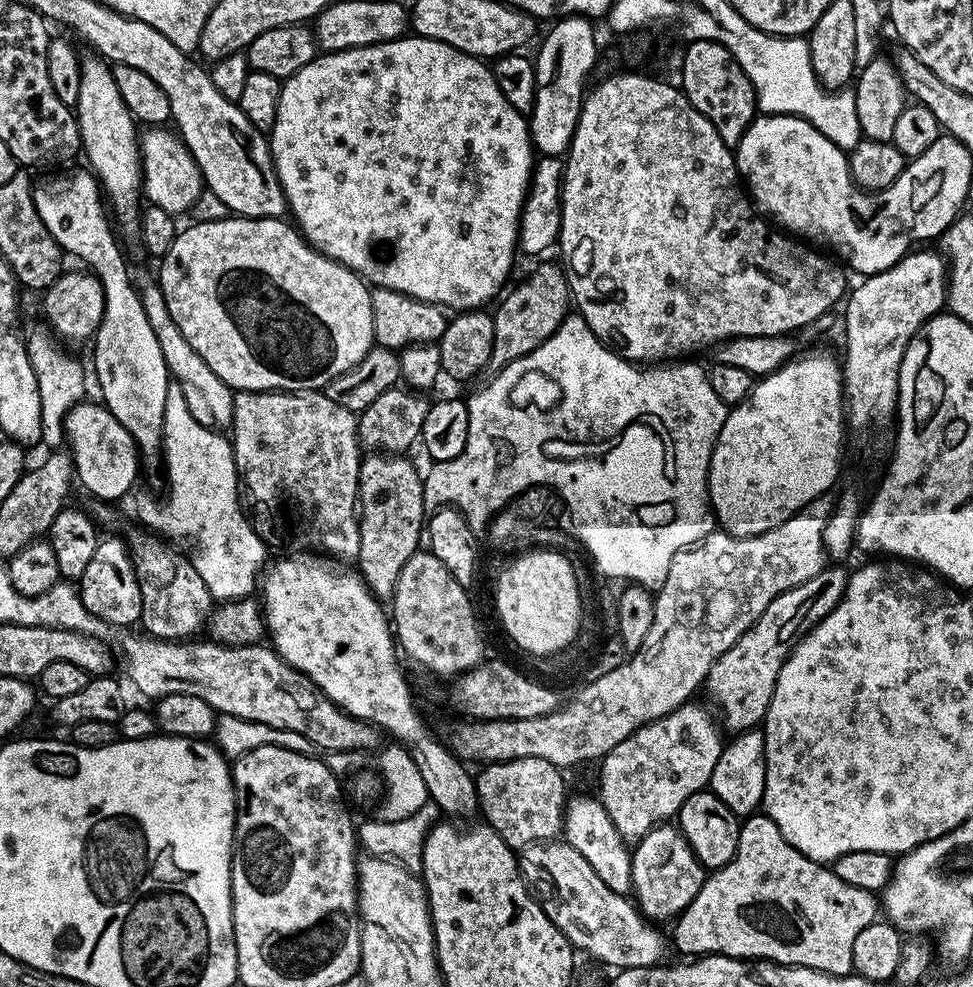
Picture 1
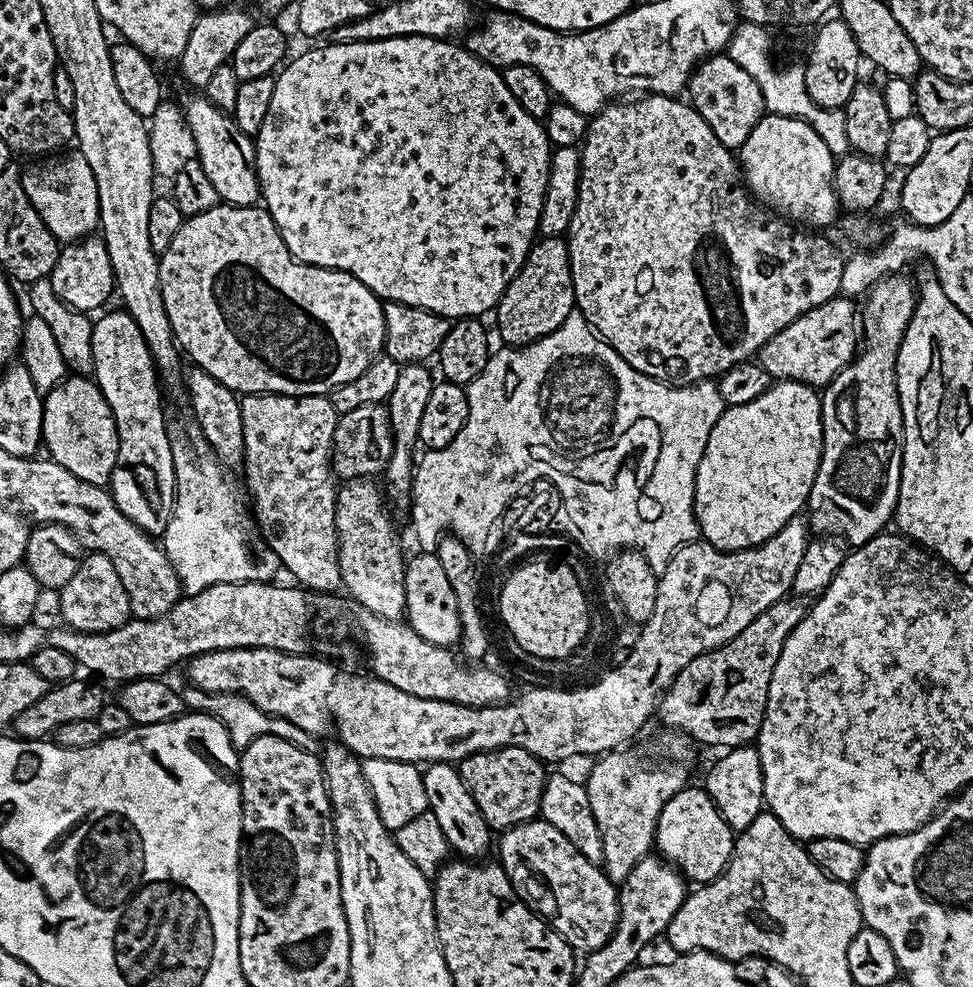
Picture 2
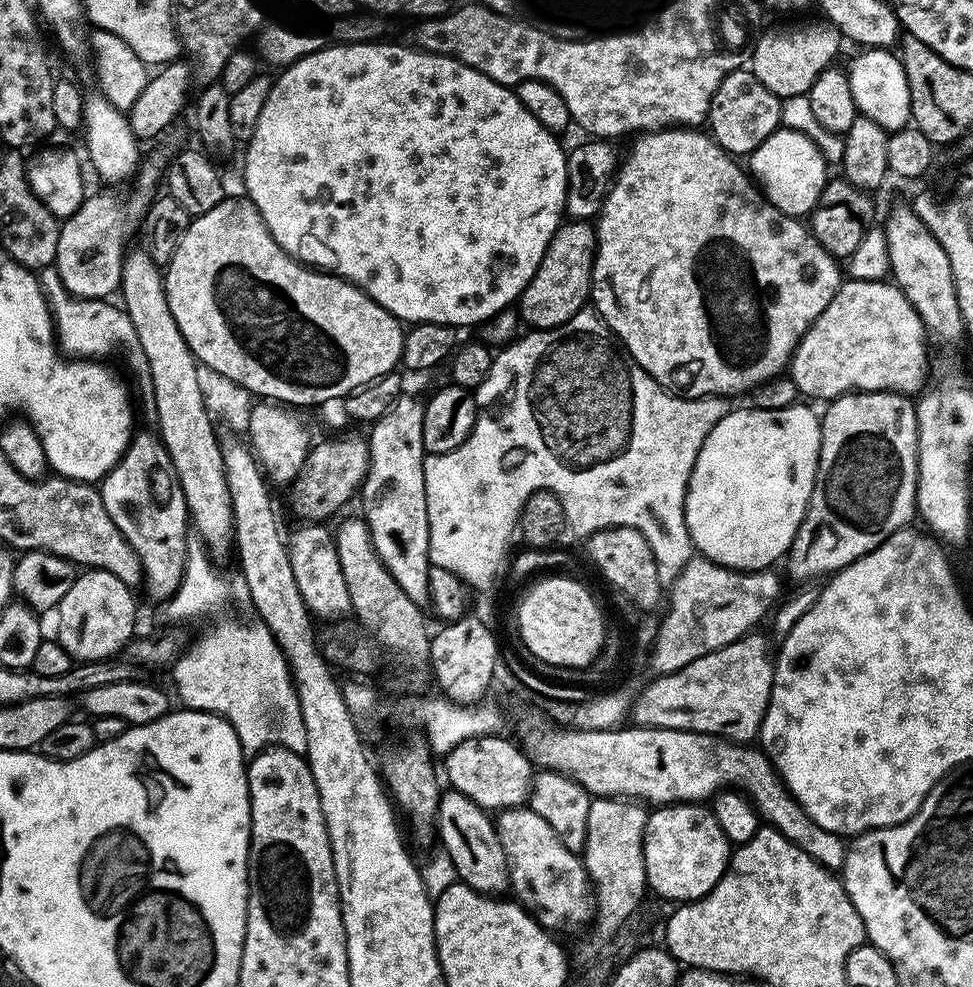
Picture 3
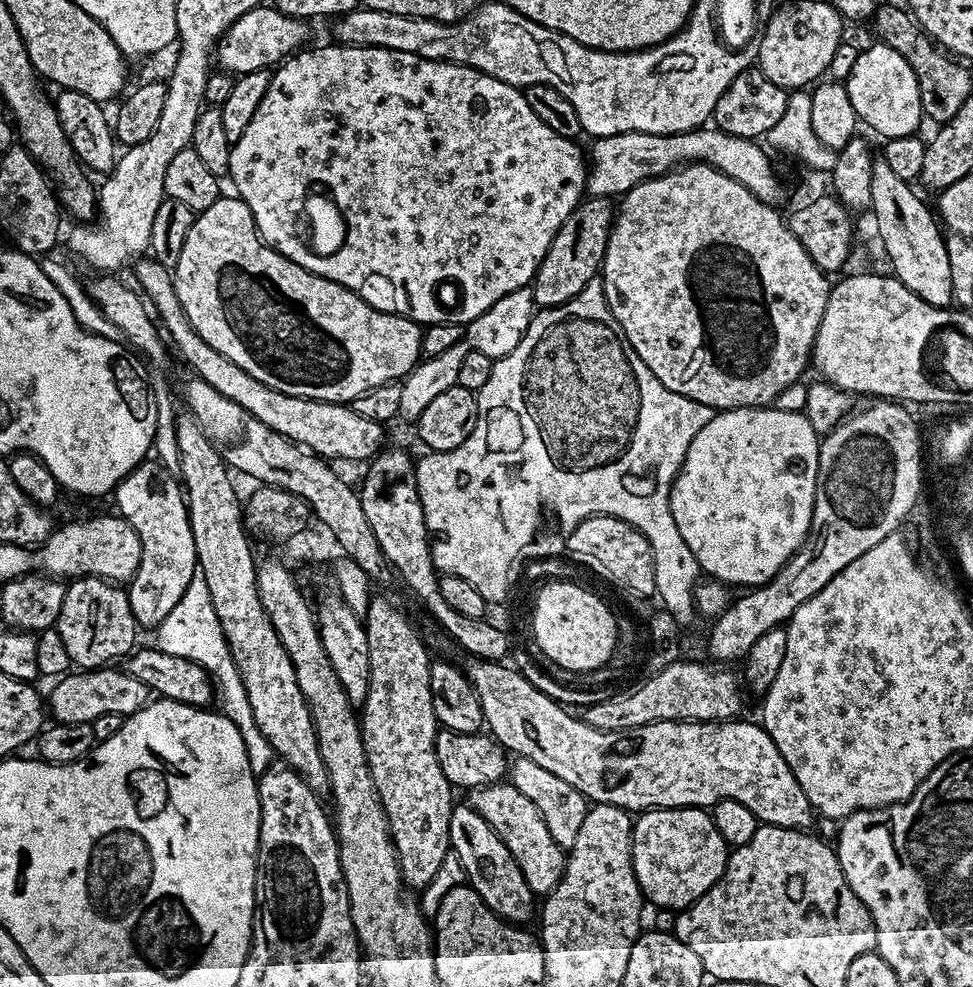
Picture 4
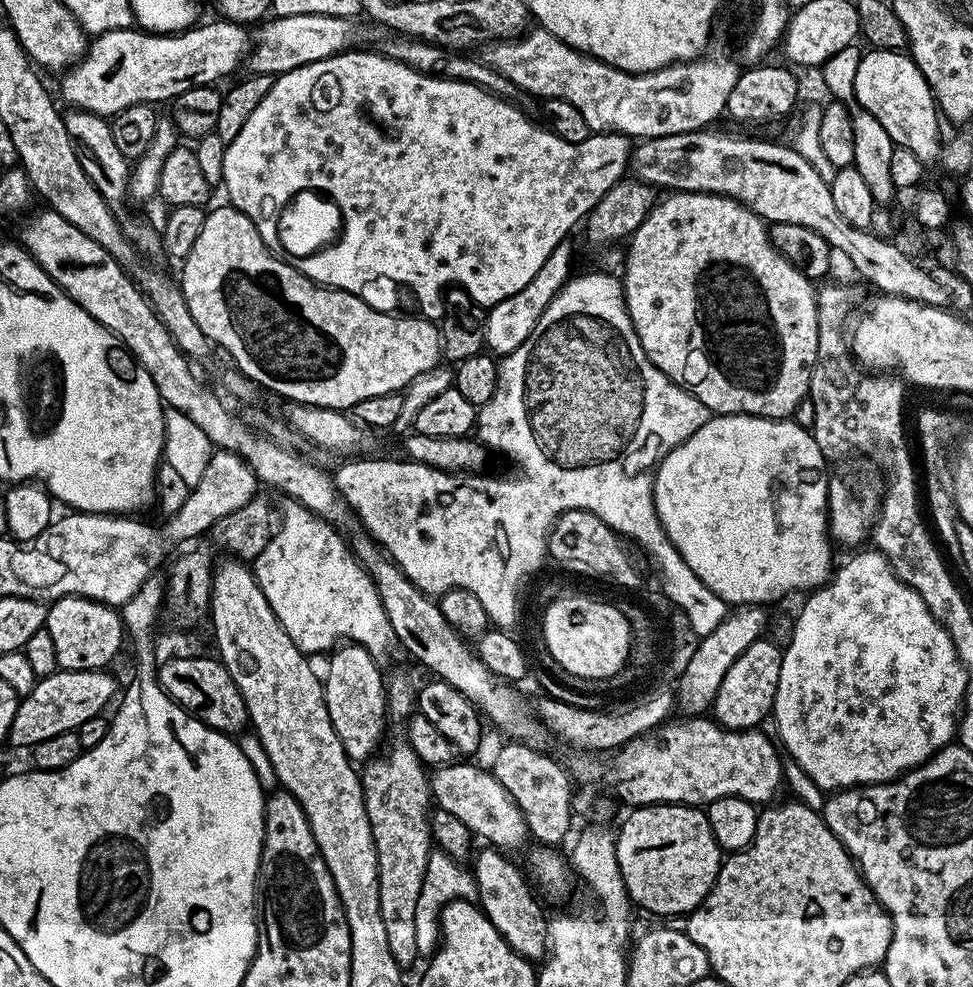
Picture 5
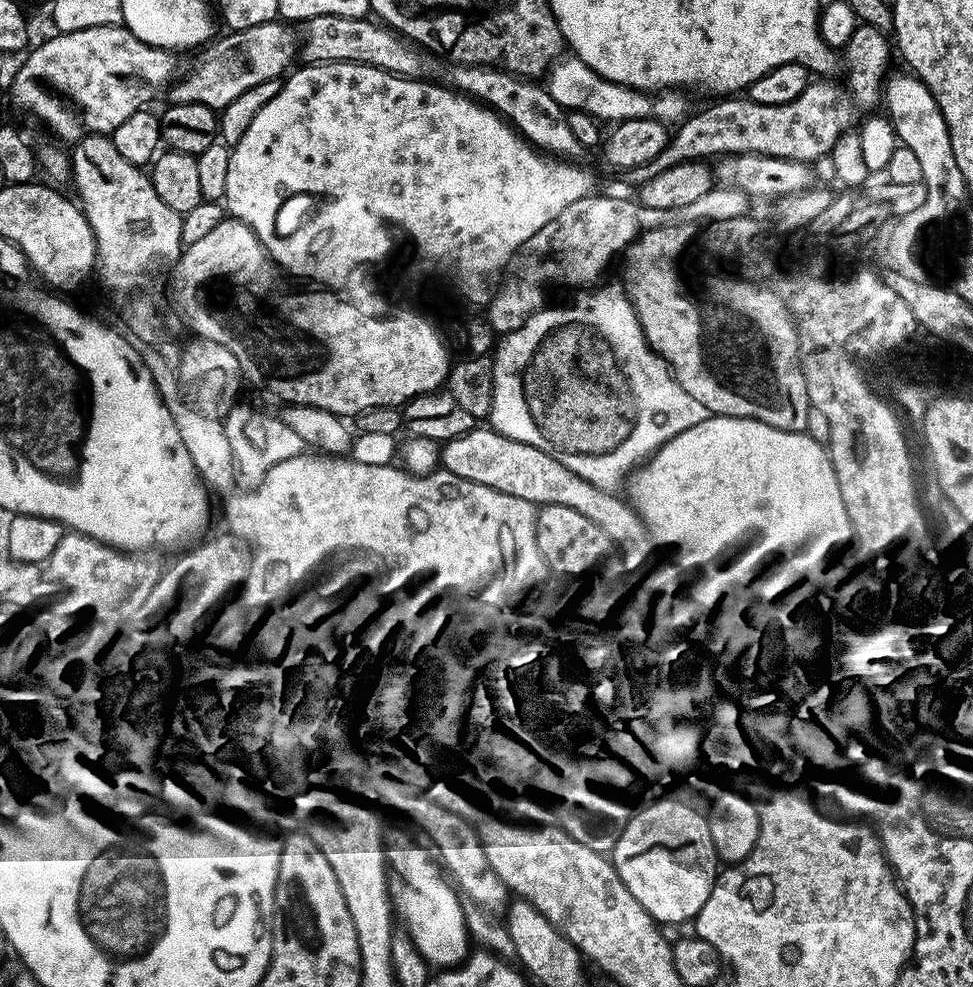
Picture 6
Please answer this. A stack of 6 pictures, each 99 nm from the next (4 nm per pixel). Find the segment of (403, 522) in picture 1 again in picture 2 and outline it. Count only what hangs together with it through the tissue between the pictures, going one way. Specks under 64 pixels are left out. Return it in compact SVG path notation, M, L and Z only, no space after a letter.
M371 479L347 481L336 494L336 533L338 534L338 566L340 567L340 583L347 595L355 603L366 610L378 614L387 620L403 621L406 616L406 582L404 581L404 565L406 556L400 553L402 536L392 525L392 516L388 513L385 493L379 483Z

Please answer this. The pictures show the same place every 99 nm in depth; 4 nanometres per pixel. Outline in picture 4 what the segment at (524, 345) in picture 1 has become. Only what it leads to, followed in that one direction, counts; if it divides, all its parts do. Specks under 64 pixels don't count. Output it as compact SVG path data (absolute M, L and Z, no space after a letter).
M605 196L589 197L577 205L559 228L544 255L531 288L535 305L541 309L556 308L573 300L582 289L594 280L603 267L605 250L608 249L612 225L615 223L615 203Z

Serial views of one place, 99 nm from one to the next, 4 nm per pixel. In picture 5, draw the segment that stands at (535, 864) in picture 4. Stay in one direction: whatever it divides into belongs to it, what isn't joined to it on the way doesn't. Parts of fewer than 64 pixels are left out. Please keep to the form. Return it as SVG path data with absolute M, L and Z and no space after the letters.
M453 762L440 767L431 773L432 798L435 807L441 812L454 814L462 826L472 831L473 837L480 836L489 845L500 850L520 848L524 840L529 839L528 826L522 810L510 798L506 786L487 767L479 768L476 762Z

